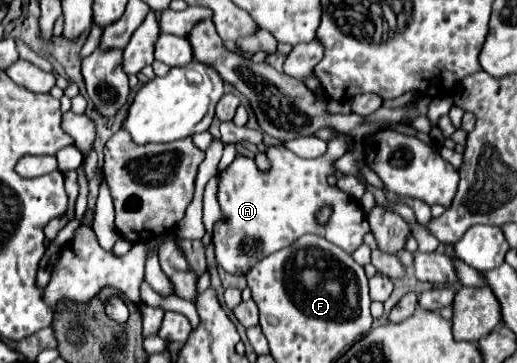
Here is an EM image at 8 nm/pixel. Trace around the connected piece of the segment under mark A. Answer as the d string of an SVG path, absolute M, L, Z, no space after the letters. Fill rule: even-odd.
M338 134L328 142L326 154L314 160L300 158L286 146L272 146L268 148L268 172L262 172L254 158L238 154L234 162L218 174L216 198L224 218L214 224L212 232L216 262L230 274L246 274L254 262L290 246L304 234L324 236L352 254L364 242L364 234L370 232L366 214L354 198L326 182L328 174L336 172L334 162L348 152L350 144L350 134ZM326 206L332 208L332 216L326 224L320 224L316 214Z

